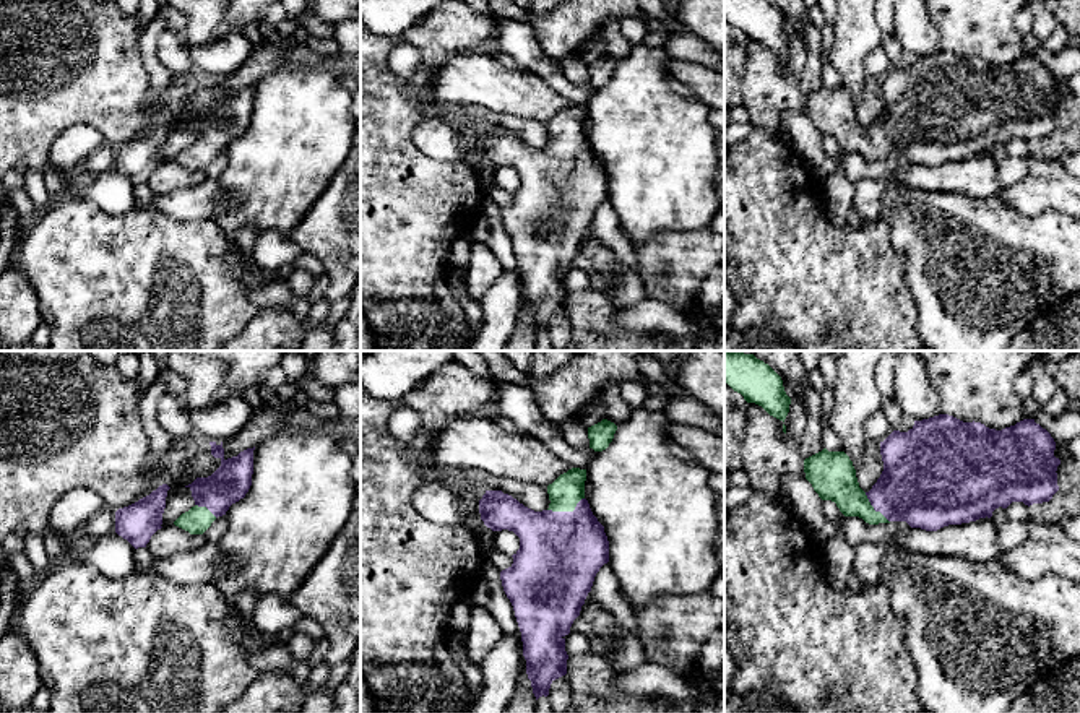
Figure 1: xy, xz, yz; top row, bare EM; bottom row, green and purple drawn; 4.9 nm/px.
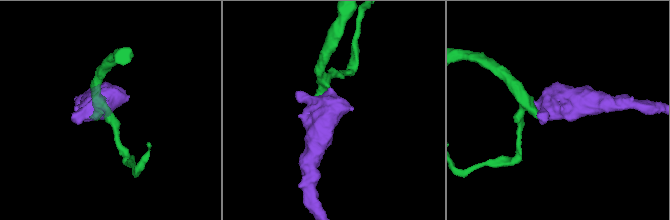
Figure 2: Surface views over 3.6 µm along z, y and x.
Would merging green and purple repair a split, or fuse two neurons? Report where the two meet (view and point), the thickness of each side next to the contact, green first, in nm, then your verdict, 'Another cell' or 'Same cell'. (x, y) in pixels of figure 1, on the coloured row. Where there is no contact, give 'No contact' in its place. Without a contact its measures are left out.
Touches green at xz (565, 510). Thickness 160 nm (green) against 400 nm. Same cell

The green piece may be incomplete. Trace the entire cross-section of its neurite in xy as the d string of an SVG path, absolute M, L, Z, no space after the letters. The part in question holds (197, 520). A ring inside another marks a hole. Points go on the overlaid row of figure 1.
M222 442L210 445L211 455L221 460L221 466L211 476L197 477L185 486L192 490L195 505L174 521L190 534L203 534L232 503L244 499L252 486L255 447L226 460Z

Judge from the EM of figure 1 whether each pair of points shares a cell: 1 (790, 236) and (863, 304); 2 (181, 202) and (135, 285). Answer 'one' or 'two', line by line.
1: one
2: two

